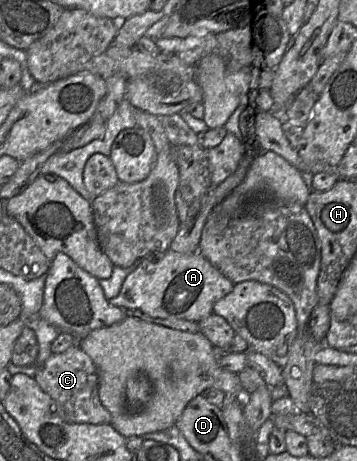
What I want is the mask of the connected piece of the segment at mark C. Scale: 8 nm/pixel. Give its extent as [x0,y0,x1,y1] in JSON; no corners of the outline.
[34,345,111,424]

